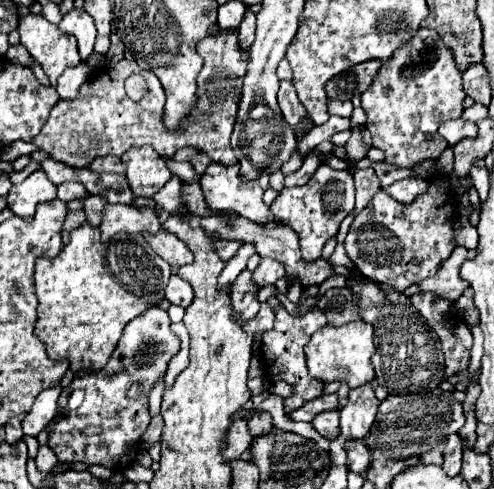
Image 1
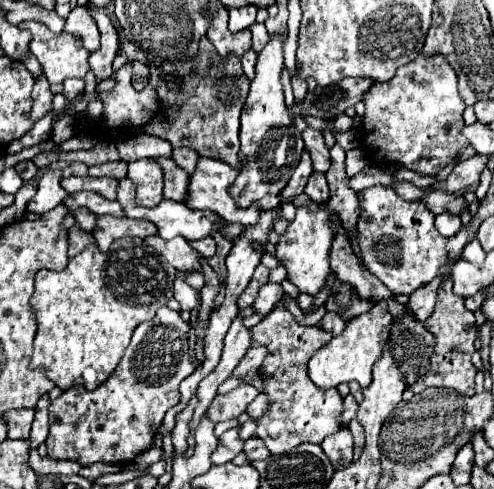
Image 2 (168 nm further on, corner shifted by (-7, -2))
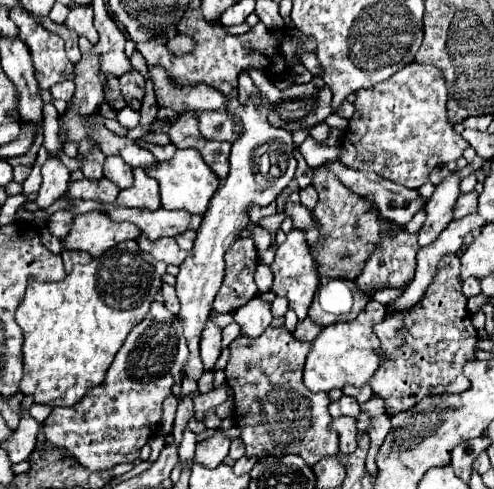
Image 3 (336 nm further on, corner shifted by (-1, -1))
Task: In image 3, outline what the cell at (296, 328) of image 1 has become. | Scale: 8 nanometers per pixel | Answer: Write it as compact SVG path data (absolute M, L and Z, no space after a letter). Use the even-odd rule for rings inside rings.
M284 325L282 327L268 327L260 337L240 335L230 343L230 359L224 369L226 381L230 383L236 399L234 421L242 429L242 439L246 443L248 457L282 457L282 453L296 453L300 455L310 467L318 463L318 459L336 455L338 453L338 433L332 429L332 417L328 413L330 399L324 391L310 393L302 383L302 367L312 349L312 343L300 341L290 333Z

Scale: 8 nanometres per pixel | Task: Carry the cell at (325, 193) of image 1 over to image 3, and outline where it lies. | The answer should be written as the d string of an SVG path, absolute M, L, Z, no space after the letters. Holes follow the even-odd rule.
M292 229L288 235L286 235L286 241L282 245L278 245L276 249L276 259L274 263L270 265L272 271L274 271L274 285L272 285L272 291L276 295L282 295L288 299L290 303L290 309L296 311L298 315L298 321L302 321L308 313L308 307L312 303L312 297L318 289L318 283L320 283L320 275L316 271L316 263L314 263L314 255L310 251L310 245L306 243L306 233L302 229Z

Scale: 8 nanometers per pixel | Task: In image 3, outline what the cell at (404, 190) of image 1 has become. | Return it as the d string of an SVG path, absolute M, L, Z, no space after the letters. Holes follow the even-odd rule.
M472 191L472 193L462 193L454 205L454 219L460 219L460 217L466 217L466 213L474 213L476 209L476 201L478 201L478 193Z

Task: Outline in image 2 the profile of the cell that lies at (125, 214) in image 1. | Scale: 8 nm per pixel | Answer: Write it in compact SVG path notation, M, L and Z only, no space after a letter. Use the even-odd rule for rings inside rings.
M98 216L96 230L92 230L96 246L102 252L108 252L110 244L118 238L124 238L124 236L146 238L152 234L156 234L156 226L152 222L132 220L132 218L114 218L114 216Z

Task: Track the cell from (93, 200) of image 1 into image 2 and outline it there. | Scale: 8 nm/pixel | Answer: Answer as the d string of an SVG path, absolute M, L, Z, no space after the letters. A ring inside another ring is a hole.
M74 210L72 216L76 218L76 224L80 226L80 230L84 232L92 232L94 224L96 224L96 216L90 210Z

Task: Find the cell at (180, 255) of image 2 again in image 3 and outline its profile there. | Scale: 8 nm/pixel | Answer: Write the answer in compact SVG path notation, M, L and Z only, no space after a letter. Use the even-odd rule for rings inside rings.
M140 235L136 241L142 251L150 253L154 259L164 261L166 265L182 265L186 259L186 251L178 247L174 237L160 237L156 241L148 241L146 237Z

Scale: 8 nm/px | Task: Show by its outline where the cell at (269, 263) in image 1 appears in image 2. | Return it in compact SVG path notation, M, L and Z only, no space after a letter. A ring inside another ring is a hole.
M268 282L268 284L264 284L264 286L260 288L260 294L258 294L256 302L252 304L252 308L254 308L256 314L266 316L266 314L270 314L270 312L280 304L282 296L284 296L282 286L280 286L280 284L270 284L270 282Z

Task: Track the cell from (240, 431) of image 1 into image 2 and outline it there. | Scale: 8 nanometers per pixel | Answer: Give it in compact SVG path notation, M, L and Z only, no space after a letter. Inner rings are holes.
M238 428L226 430L218 440L220 440L218 442L218 448L216 448L216 452L212 452L212 458L210 458L212 464L226 464L236 454L240 454L242 448L244 448L244 442L238 436Z

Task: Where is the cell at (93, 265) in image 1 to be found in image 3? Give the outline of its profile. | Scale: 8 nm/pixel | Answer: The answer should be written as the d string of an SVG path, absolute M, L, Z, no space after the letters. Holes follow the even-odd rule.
M136 241L120 243L110 253L110 257L104 255L86 265L74 265L72 273L58 283L28 281L26 297L16 311L16 323L24 331L24 377L20 391L32 395L36 403L50 407L74 405L84 393L100 385L126 335L144 319L150 303L162 289L166 263L158 261L158 269L138 267L132 259L132 253L138 253ZM116 271L124 277L122 289L116 289Z

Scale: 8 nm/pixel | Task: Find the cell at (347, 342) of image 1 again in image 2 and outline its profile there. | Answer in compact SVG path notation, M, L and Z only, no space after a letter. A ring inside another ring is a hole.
M378 302L366 314L352 318L342 334L334 336L326 346L322 346L312 356L312 360L308 362L310 380L320 390L336 388L338 384L342 382L348 384L352 380L356 380L362 388L366 388L372 382L372 366L382 356L382 340L388 336L390 322L392 322L392 314L388 314L388 306L384 306L384 302Z

